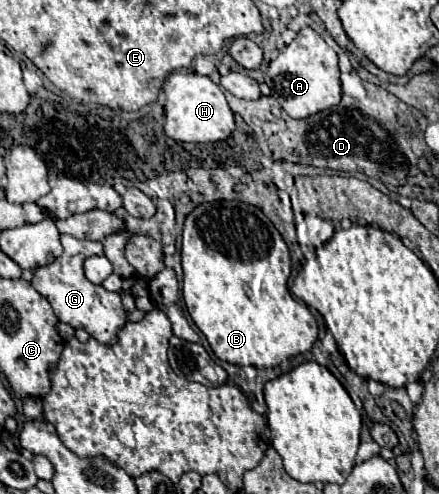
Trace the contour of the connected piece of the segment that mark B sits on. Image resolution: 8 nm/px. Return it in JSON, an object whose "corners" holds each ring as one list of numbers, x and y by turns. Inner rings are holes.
{"corners":[[215,201,215,203,201,203,197,205,185,219,183,225,183,247,181,247,181,259,183,259,183,301,187,305,187,311,193,319,193,323,199,327,199,331,207,337,209,347,213,349,213,353,227,363,245,367,245,365,255,365,255,367,277,367,279,363,287,361,289,357,295,357,299,353,305,353,313,347,313,343,317,341,317,321,311,315,311,311,307,309,305,303,297,301,291,297,289,289,287,289,287,279,289,279,289,271,291,271,291,259,289,259,289,249,283,241,283,237,279,235,279,231,275,229,275,225,263,215,261,209,241,203,241,201]]}

